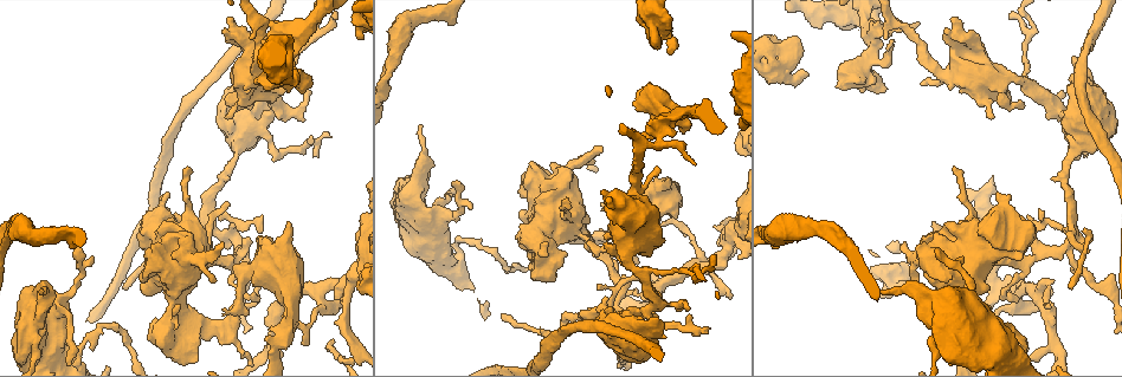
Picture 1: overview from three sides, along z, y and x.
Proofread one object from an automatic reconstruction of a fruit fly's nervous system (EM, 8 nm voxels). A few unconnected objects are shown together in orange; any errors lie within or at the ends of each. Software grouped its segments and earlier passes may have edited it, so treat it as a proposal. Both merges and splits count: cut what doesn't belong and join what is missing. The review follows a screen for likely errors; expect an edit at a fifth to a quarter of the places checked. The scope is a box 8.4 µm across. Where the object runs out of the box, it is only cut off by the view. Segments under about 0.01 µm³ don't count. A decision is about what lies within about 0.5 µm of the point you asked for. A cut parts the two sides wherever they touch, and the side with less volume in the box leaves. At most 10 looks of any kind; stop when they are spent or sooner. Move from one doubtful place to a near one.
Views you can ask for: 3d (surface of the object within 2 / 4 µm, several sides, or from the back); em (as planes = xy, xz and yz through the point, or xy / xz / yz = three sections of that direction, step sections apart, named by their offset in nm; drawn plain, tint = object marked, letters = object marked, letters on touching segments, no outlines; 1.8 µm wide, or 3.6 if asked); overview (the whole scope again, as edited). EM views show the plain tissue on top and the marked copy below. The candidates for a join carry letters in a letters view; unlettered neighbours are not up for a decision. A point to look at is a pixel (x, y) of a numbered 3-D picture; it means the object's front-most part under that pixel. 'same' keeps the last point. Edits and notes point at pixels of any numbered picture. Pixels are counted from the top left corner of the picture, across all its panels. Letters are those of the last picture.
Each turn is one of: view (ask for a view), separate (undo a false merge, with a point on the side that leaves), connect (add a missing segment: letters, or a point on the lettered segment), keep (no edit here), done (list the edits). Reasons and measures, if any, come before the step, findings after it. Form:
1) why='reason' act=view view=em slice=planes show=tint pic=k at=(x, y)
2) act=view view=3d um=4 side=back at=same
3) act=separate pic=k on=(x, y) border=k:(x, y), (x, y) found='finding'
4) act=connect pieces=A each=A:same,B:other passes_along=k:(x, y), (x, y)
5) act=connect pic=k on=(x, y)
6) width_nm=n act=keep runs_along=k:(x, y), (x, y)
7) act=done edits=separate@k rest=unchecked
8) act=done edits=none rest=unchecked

why='sudden change in width' act=view view=em slice=planes show=letters pic=1 at=(562, 217)

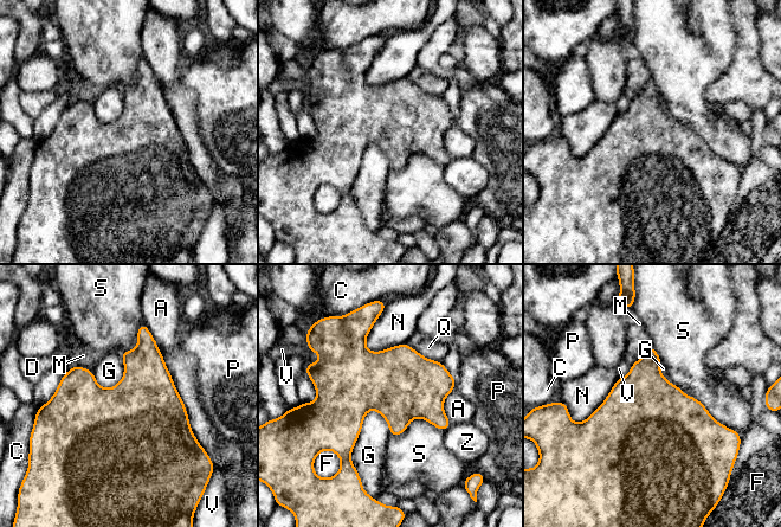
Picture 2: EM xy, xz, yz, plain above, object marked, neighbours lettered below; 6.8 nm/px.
longest_contact=A:650nm act=keep each=A:other,C:other,D:other,F:other,G:other,M:other,N:other,P:other,Q:other,S:other,V:other,Z:other border=2:(375, 409), (350, 456), (357, 473) found='one neuron here'

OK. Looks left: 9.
why='branch stops here' act=view view=3d um=4 pic=1 at=(419, 128)

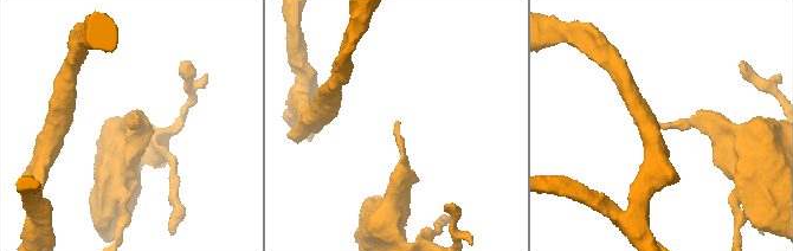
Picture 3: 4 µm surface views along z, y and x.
act=view view=em slice=yz step=16 show=tint pic=3 at=(397, 124)

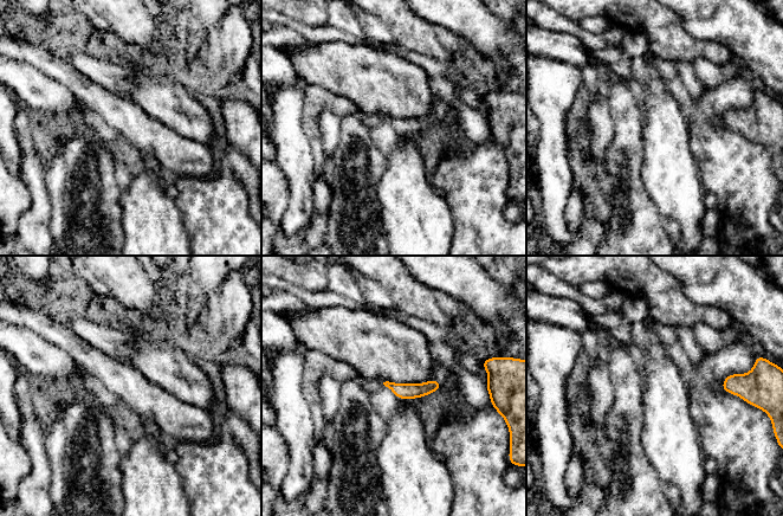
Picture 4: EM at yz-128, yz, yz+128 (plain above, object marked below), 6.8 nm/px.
act=view view=em slice=planes show=letters at=same

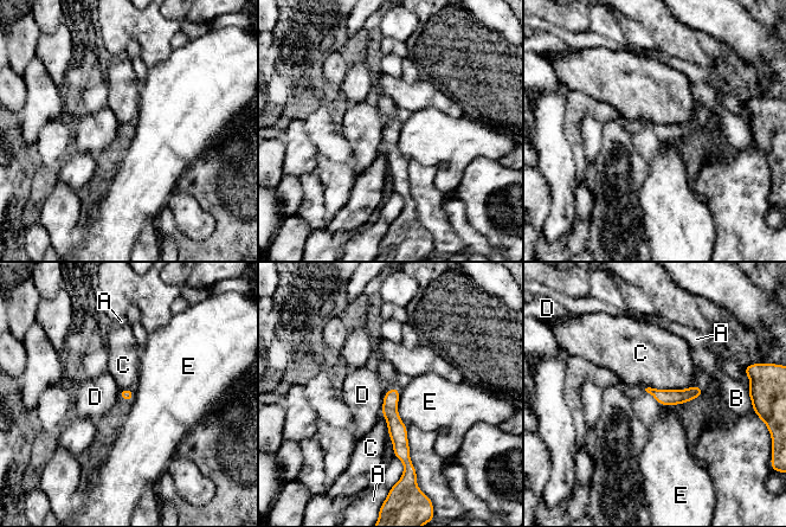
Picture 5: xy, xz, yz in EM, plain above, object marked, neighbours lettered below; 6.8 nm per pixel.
act=keep each=A:other,B:other,C:other,D:other,E:other border=5:(703, 387), (644, 389) found='none of them fits'

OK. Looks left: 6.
why='sudden change in width' act=view view=em slice=planes show=tint pic=1 at=(701, 266)

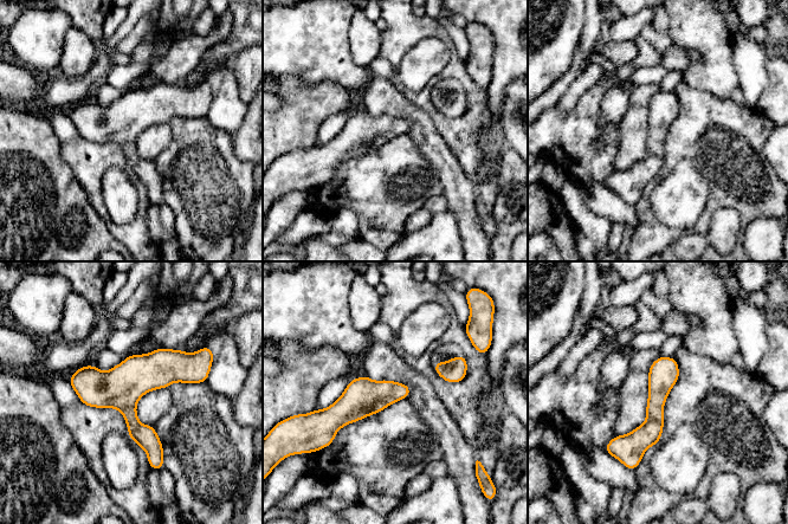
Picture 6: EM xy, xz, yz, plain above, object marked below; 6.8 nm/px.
act=view view=em slice=planes show=letters at=same

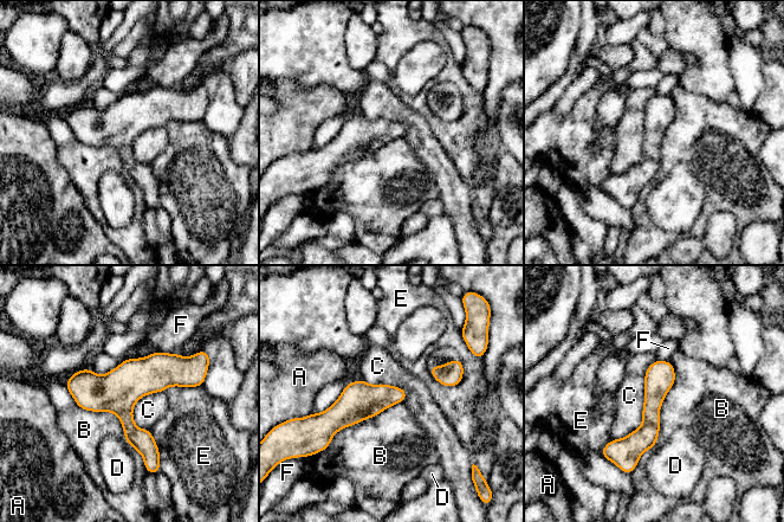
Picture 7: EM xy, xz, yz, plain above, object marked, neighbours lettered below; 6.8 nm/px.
width_nm=200 act=keep each=A:other,B:other,C:other,D:other,E:other,F:other border=7:(403, 401), (338, 430), (326, 449) found='one neuron here'

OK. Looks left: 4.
why='branch stops here' act=view view=3d um=2 pic=1 at=(665, 337)

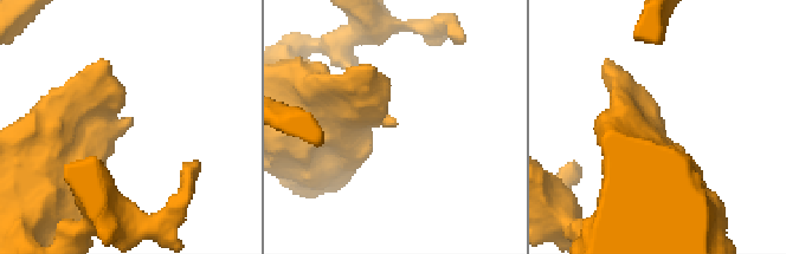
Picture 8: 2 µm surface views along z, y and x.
why='shape alone is not enough' act=view view=em slice=yz step=4 show=letters pic=8 at=(394, 124)

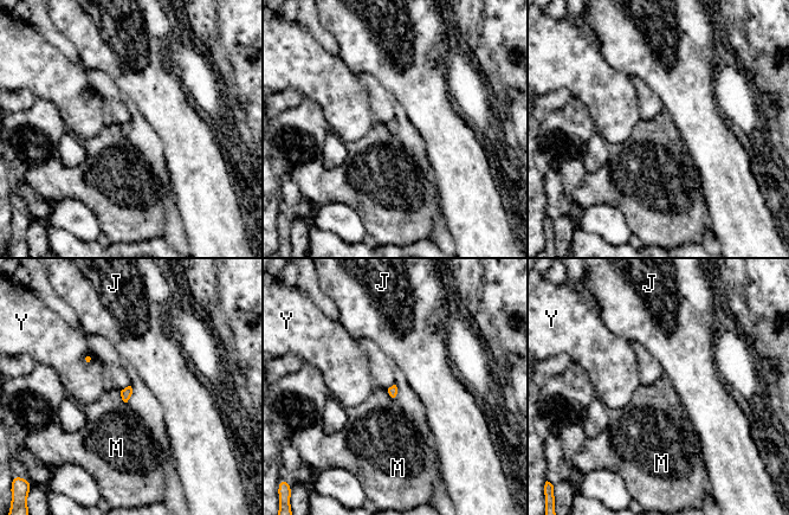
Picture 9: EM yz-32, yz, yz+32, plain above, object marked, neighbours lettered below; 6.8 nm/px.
why='another direction' act=view view=em slice=planes show=letters at=same

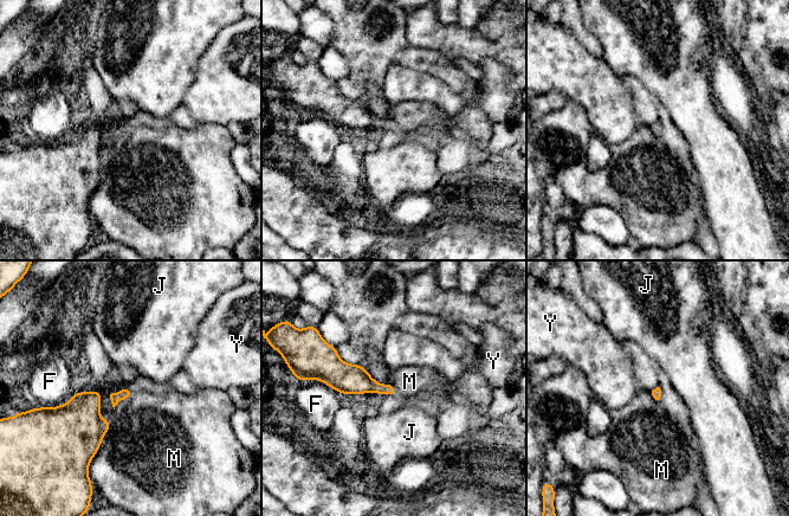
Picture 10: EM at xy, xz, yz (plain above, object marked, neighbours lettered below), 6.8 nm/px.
act=keep each=F:other,J:other,M:other,Y:other border=10:(111, 419), (89, 465) found='none of them fits'

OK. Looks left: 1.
act=done edits=none rest=unchecked

